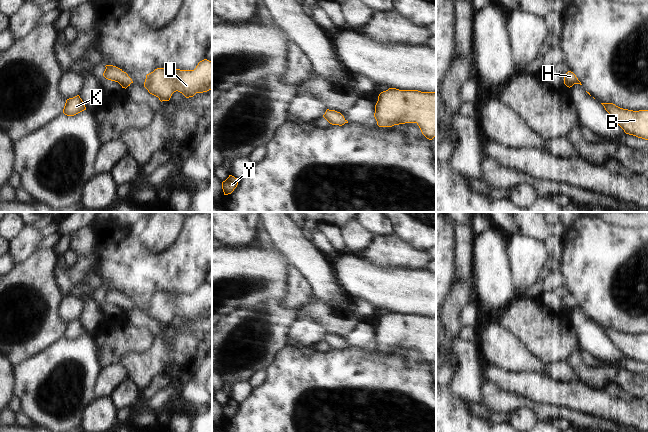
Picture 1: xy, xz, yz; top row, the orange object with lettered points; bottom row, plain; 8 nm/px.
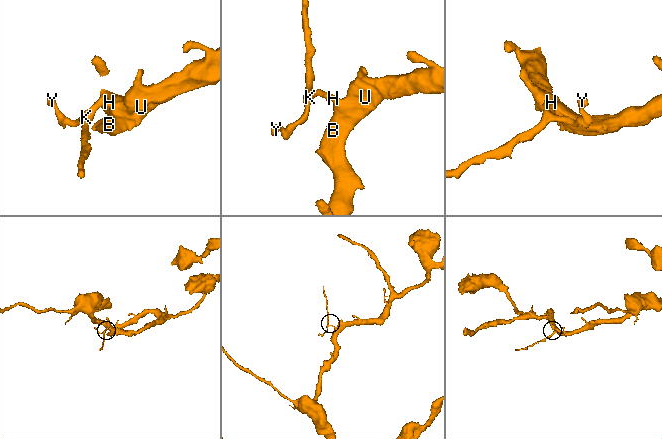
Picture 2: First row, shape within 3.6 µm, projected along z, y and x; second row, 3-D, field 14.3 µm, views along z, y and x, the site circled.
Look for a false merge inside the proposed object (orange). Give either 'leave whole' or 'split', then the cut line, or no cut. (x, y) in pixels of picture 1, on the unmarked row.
leave whole | no cut

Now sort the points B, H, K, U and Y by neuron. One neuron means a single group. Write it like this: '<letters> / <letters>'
B H K U Y

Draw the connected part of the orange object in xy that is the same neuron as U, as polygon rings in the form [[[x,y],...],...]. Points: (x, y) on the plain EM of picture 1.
[[[204,283],[194,294],[157,292],[146,299],[144,311],[162,325],[169,325],[176,315],[186,322],[212,314],[212,285]]]

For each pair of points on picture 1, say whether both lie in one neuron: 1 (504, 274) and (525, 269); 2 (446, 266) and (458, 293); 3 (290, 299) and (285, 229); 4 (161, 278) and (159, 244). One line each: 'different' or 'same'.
1: different
2: different
3: different
4: different

